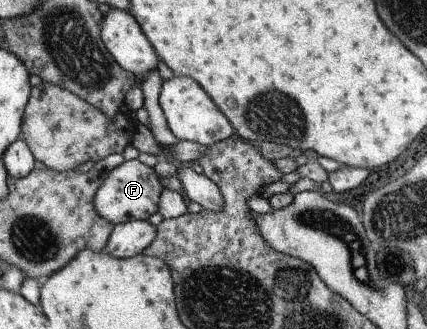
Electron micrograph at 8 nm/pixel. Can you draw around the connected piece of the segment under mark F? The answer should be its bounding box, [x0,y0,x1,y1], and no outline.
[92,160,164,225]

